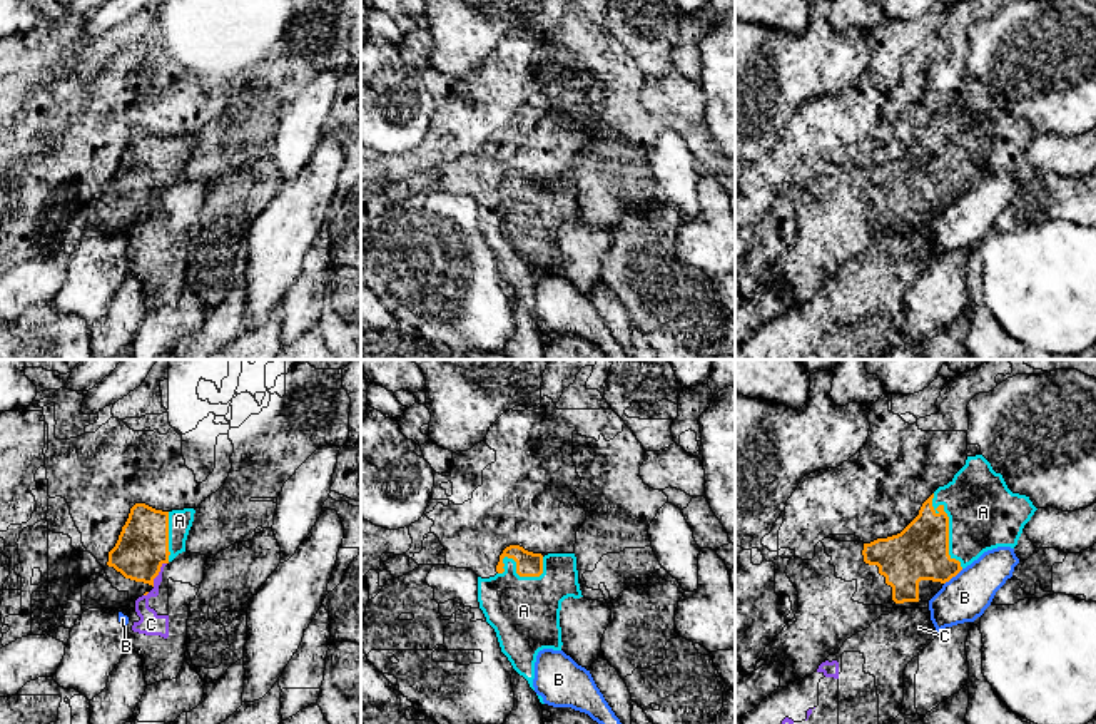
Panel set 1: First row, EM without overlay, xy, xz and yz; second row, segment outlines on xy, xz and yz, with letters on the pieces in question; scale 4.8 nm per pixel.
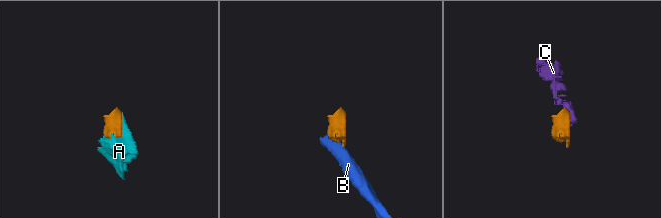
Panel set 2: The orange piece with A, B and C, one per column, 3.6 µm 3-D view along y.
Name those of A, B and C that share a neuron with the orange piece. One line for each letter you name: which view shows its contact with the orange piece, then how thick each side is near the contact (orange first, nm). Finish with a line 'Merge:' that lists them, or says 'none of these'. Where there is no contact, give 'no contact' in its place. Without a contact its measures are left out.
A: yz | 280/340 nm
Merge: A

